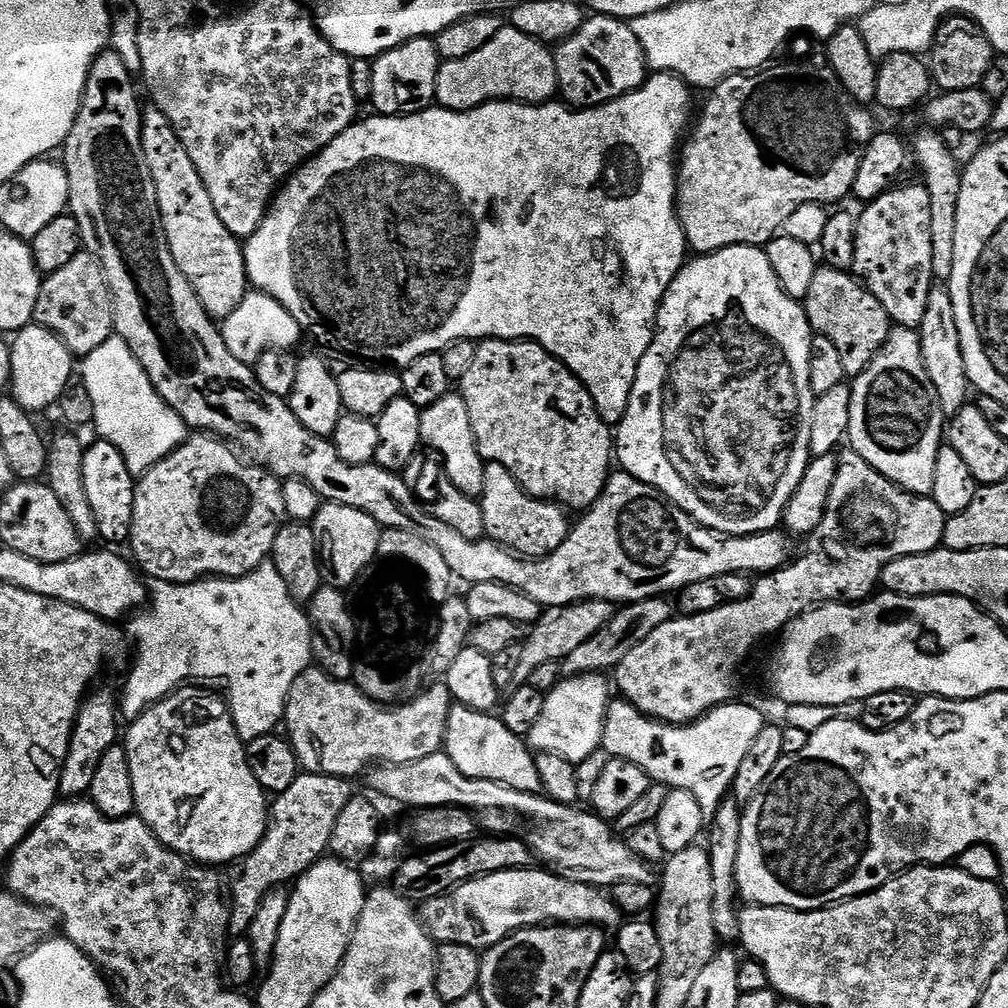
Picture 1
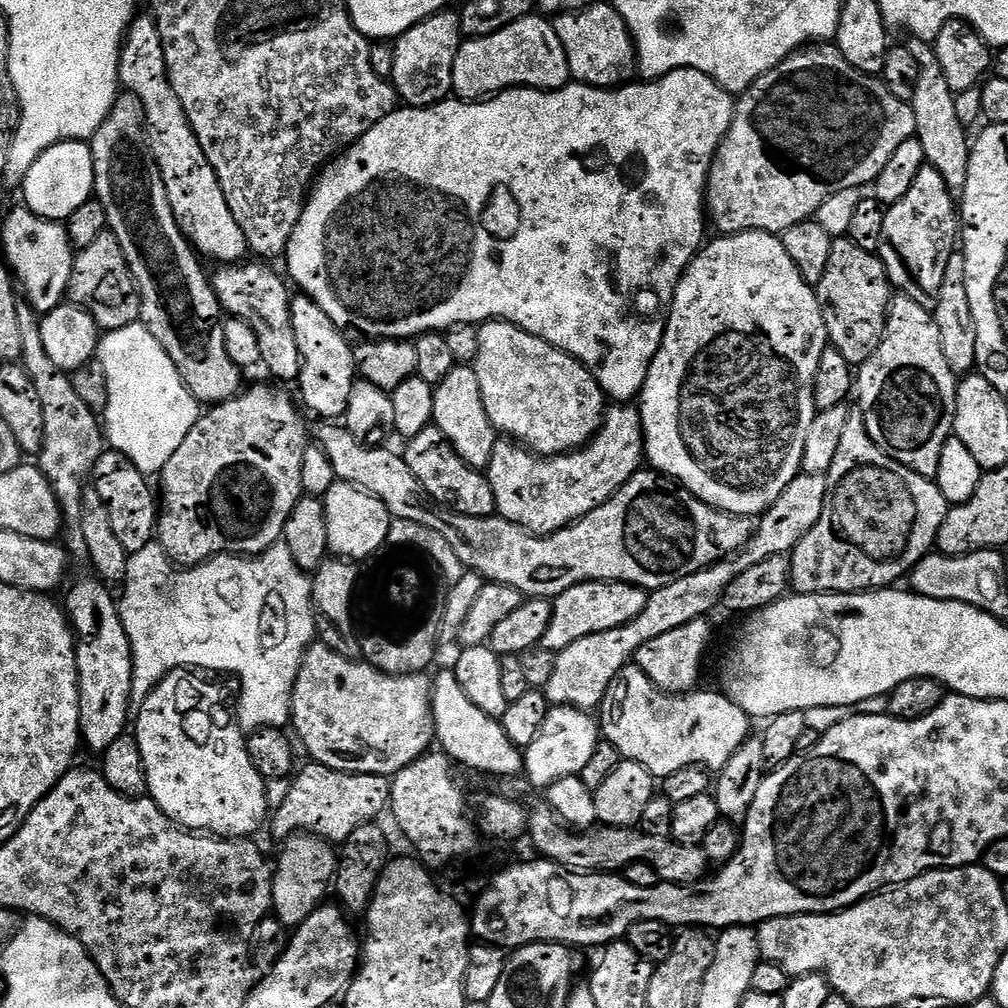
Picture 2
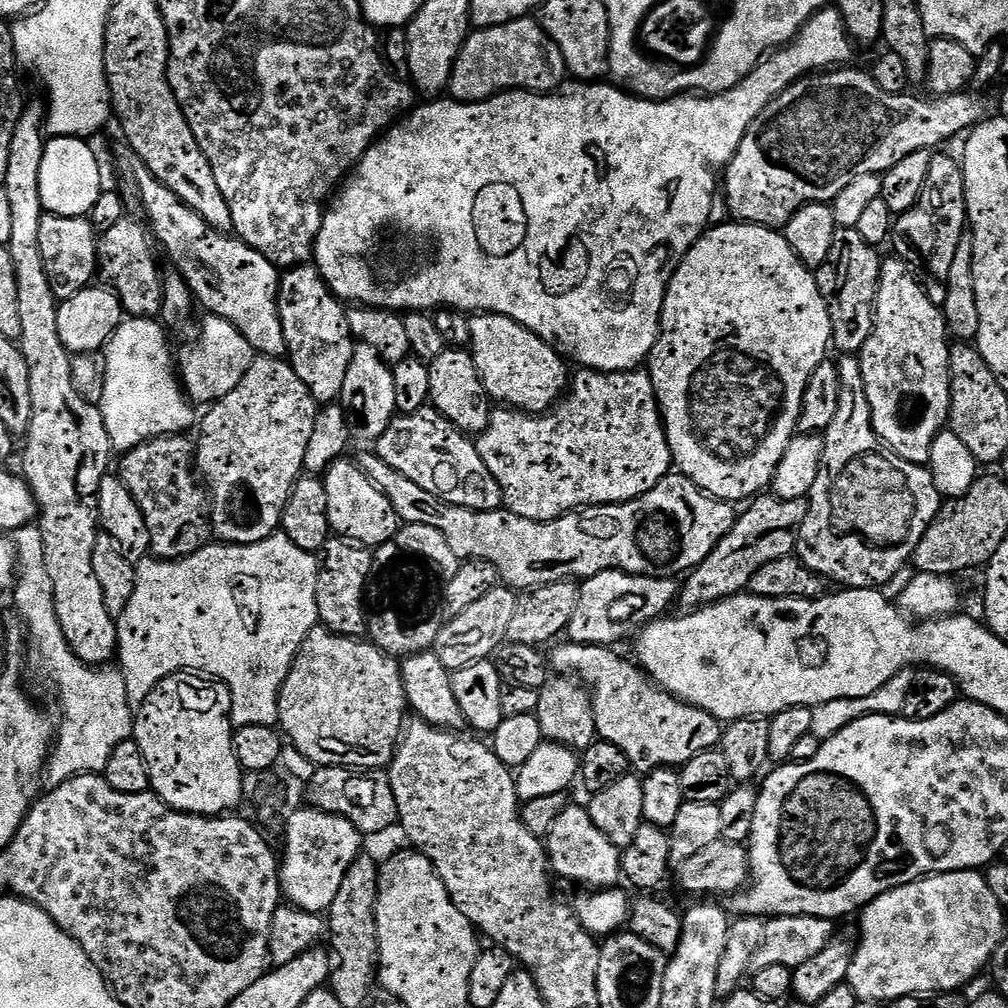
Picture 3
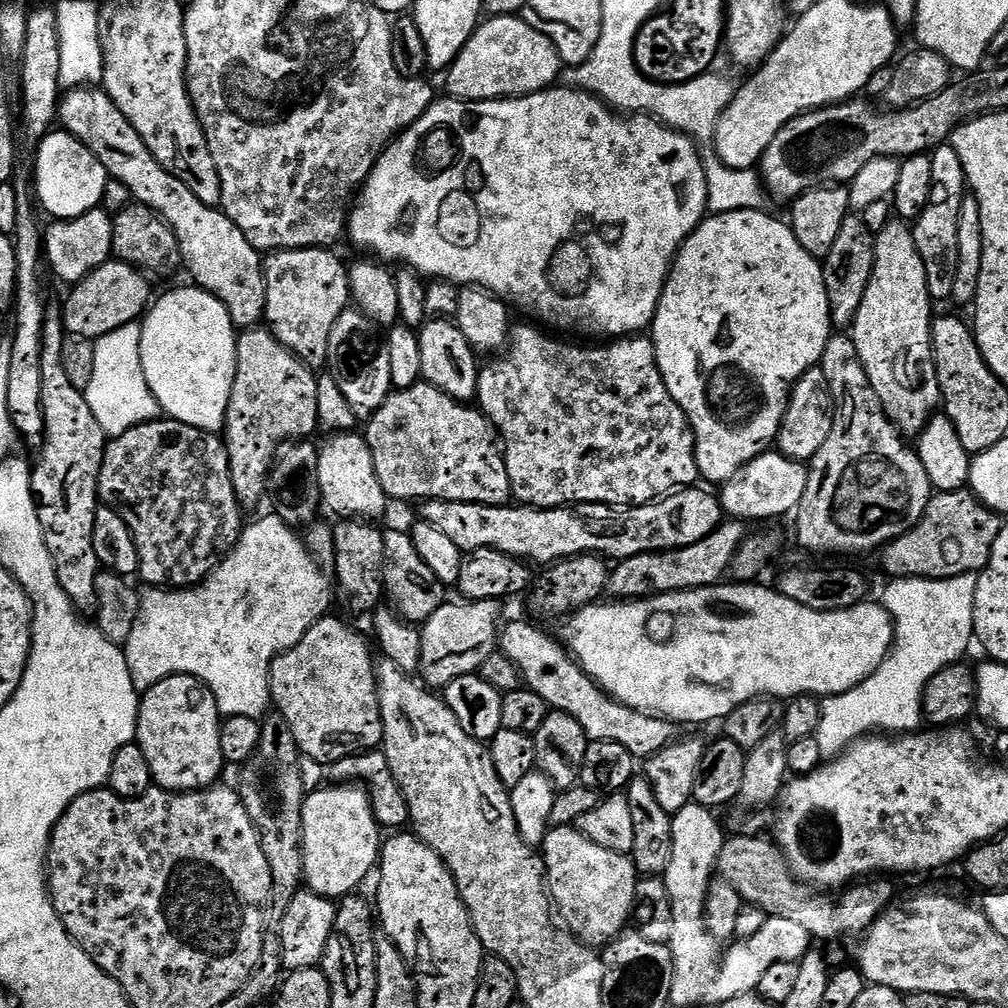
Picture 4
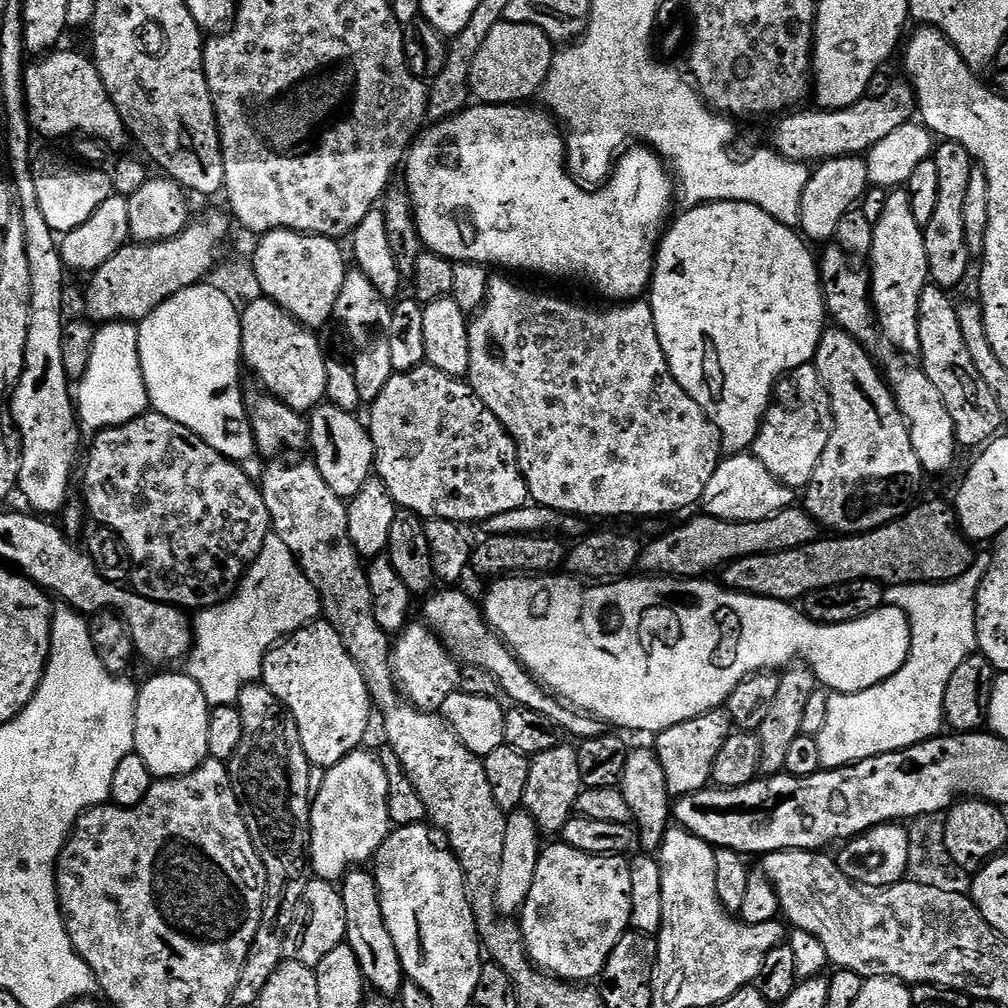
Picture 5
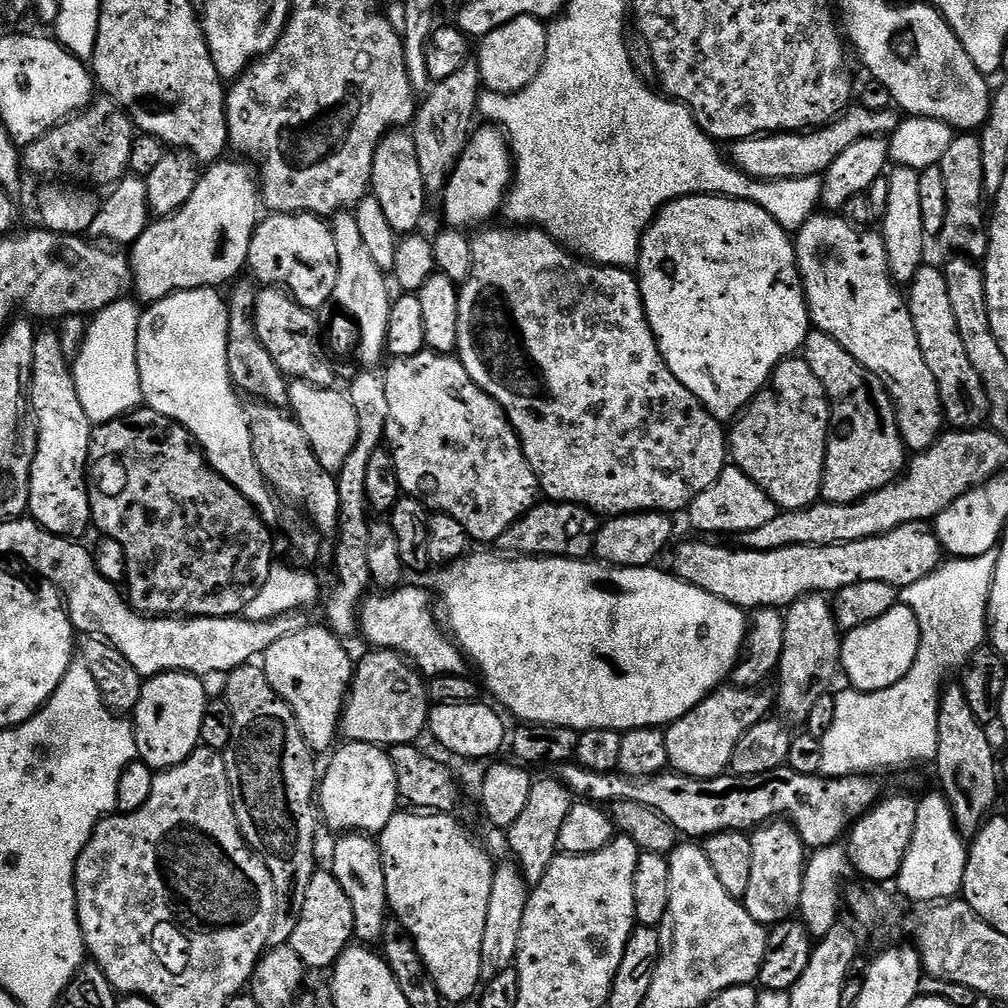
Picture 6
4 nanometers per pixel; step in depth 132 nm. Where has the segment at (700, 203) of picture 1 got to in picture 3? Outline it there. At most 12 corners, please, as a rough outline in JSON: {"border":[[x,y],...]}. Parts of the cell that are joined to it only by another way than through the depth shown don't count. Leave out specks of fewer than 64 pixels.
{"border":[[867,71],[801,76],[722,176],[783,229],[854,178],[975,128],[993,97],[919,100]]}

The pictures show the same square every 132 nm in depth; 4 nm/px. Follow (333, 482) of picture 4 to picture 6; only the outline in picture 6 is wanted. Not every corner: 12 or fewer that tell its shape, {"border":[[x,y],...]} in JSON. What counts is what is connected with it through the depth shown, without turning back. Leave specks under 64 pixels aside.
{"border":[[305,380],[288,408],[318,462],[339,474],[358,442],[347,395]]}

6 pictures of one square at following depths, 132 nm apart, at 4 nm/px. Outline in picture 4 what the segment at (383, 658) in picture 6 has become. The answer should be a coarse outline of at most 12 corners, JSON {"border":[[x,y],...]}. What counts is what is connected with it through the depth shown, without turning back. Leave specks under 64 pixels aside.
{"border":[[501,601],[441,603],[420,628],[432,690],[498,650]]}

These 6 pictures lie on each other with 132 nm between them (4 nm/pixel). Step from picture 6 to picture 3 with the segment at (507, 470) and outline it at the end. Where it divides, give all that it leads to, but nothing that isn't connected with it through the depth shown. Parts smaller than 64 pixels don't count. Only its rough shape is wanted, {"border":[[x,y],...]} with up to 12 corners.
{"border":[[425,406],[374,451],[410,482],[475,512],[503,505],[476,440]]}

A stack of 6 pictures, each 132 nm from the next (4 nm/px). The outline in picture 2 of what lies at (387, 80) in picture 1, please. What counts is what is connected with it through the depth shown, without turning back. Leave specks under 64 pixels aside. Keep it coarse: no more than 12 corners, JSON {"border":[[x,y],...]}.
{"border":[[460,13],[395,37],[390,83],[428,108],[453,95]]}

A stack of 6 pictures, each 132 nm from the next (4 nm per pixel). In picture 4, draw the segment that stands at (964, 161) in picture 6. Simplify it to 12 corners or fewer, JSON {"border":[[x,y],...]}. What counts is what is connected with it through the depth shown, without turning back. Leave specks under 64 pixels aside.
{"border":[[951,143],[931,149],[930,202],[911,225],[933,301],[952,300],[966,181]]}

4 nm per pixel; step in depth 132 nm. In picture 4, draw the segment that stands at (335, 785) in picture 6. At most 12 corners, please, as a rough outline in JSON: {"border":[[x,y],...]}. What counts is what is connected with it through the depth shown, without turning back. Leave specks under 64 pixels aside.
{"border":[[352,784],[309,791],[309,891],[351,895],[380,859],[372,799]]}

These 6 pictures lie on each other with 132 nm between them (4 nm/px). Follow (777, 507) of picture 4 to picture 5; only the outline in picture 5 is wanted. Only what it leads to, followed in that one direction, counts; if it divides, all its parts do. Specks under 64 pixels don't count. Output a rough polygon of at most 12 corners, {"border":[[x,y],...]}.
{"border":[[758,458],[721,459],[702,508],[719,520],[754,522],[793,507]]}

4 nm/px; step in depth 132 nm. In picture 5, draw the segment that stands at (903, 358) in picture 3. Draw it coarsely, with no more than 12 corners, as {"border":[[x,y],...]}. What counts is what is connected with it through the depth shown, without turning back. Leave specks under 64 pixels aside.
{"border":[[907,191],[872,225],[879,331],[915,353],[929,283],[924,230]]}

